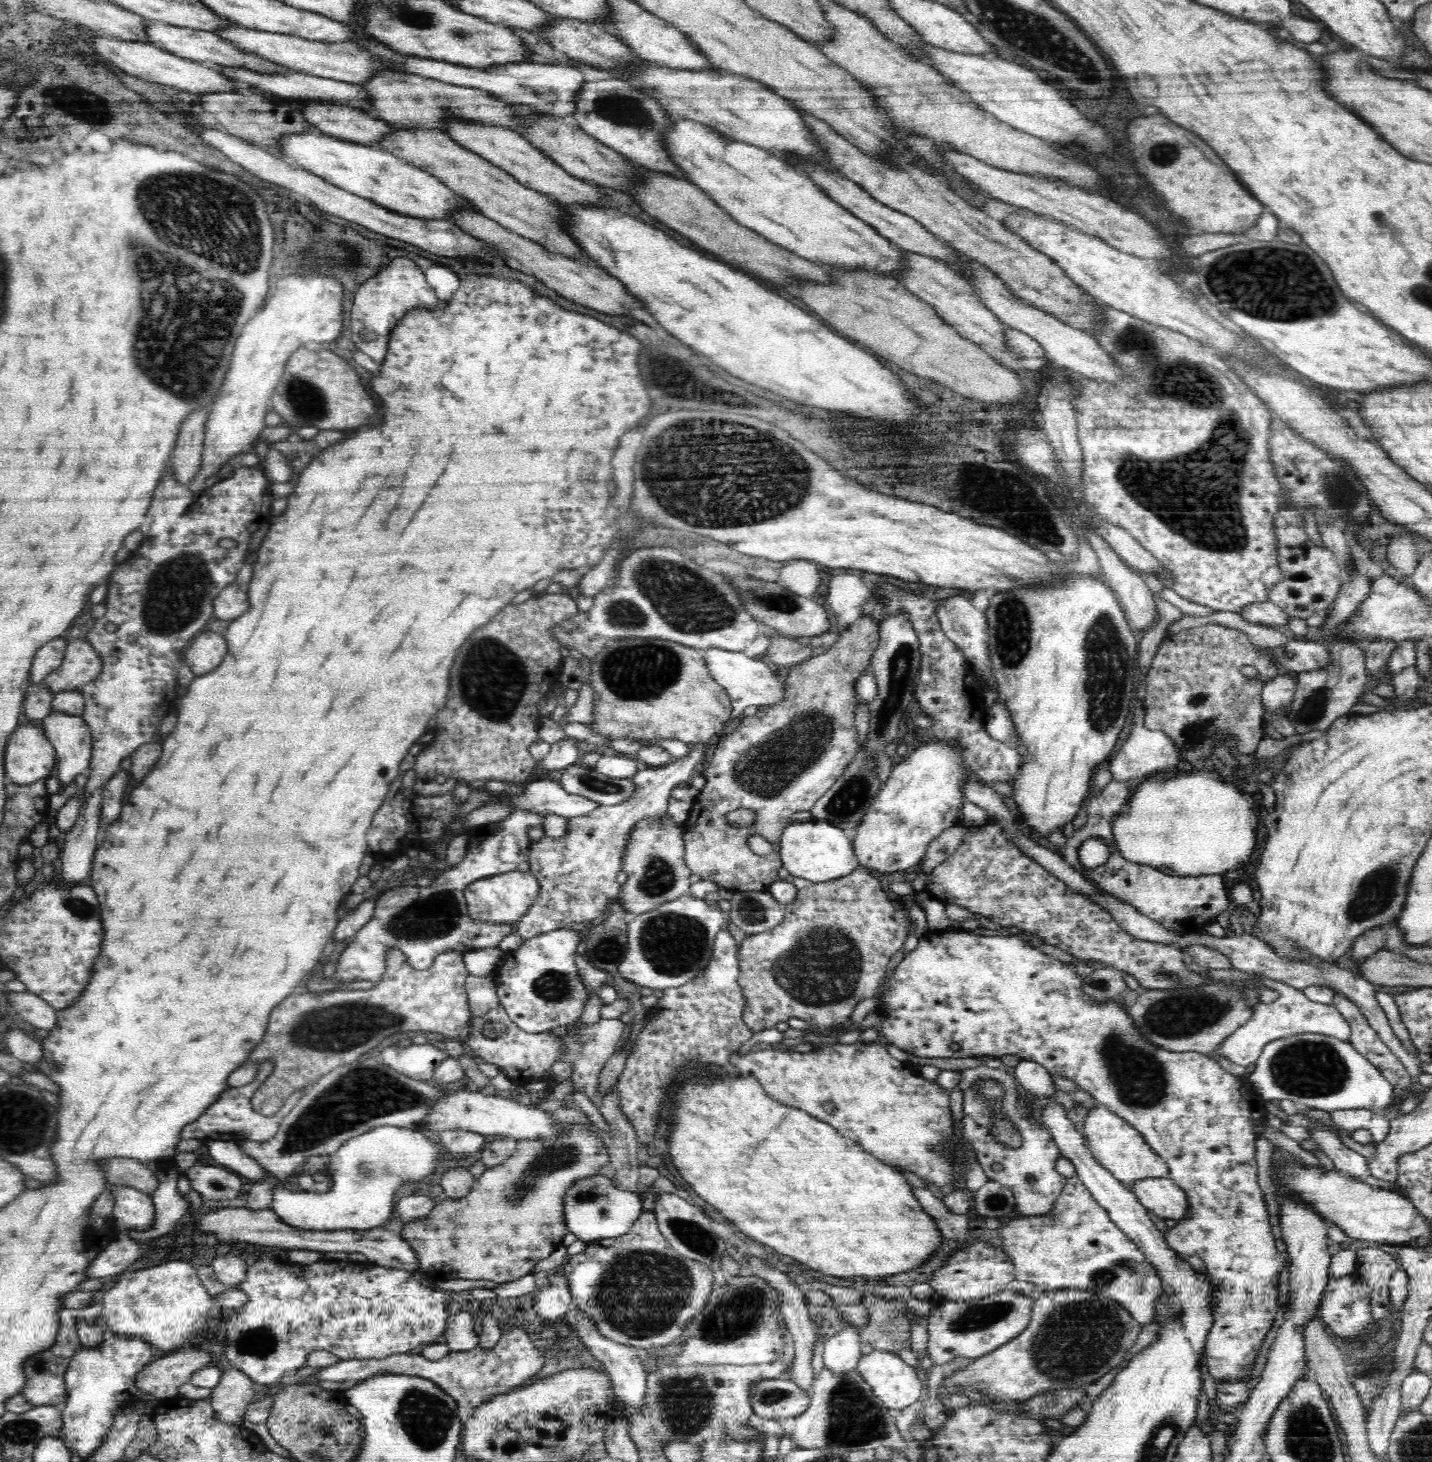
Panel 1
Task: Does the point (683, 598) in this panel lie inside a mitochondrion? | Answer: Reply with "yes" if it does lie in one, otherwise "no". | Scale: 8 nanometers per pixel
yes

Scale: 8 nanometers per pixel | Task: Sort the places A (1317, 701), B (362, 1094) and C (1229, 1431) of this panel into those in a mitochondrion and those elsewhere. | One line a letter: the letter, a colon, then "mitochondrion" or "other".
A: mitochondrion
B: mitochondrion
C: other

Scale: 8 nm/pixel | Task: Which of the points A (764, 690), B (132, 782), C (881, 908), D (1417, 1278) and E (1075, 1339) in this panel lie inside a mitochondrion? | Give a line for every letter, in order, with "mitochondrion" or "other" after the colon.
A: other
B: other
C: other
D: other
E: mitochondrion

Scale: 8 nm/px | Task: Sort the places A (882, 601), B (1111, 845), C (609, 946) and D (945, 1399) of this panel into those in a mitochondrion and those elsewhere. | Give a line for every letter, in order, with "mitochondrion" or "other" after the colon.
A: mitochondrion
B: other
C: mitochondrion
D: other

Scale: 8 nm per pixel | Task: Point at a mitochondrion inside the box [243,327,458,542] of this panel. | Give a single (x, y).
(306, 401)

